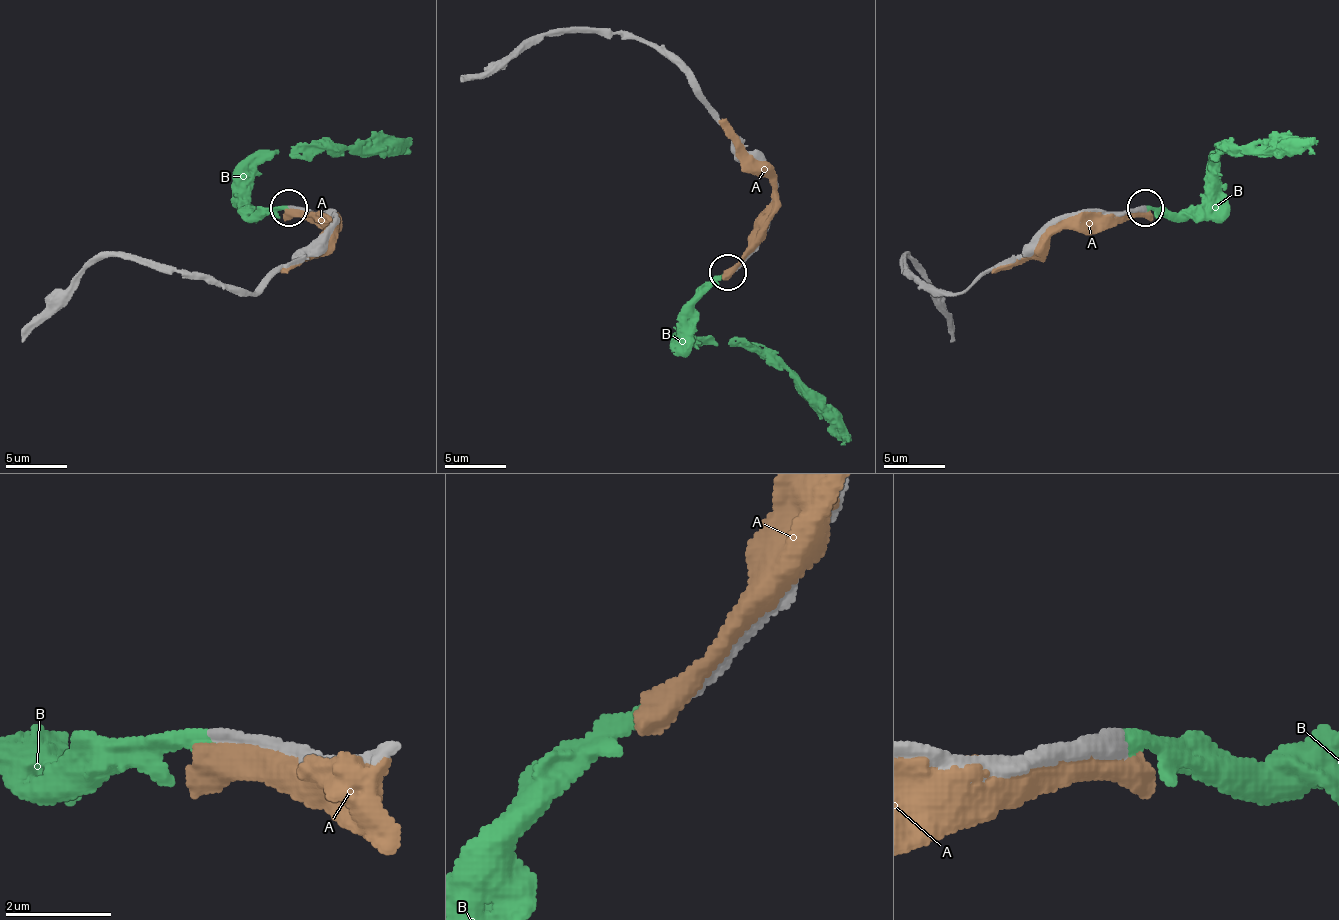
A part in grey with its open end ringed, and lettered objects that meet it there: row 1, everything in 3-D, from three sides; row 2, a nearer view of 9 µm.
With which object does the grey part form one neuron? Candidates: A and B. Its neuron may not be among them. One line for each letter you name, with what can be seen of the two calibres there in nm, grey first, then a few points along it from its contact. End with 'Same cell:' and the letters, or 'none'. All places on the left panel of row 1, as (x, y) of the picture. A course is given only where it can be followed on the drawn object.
B: 360/340 nm | via (290, 210), (256, 213), (250, 200), (250, 173), (277, 148), (399, 148), (412, 136)
Same cell: B

